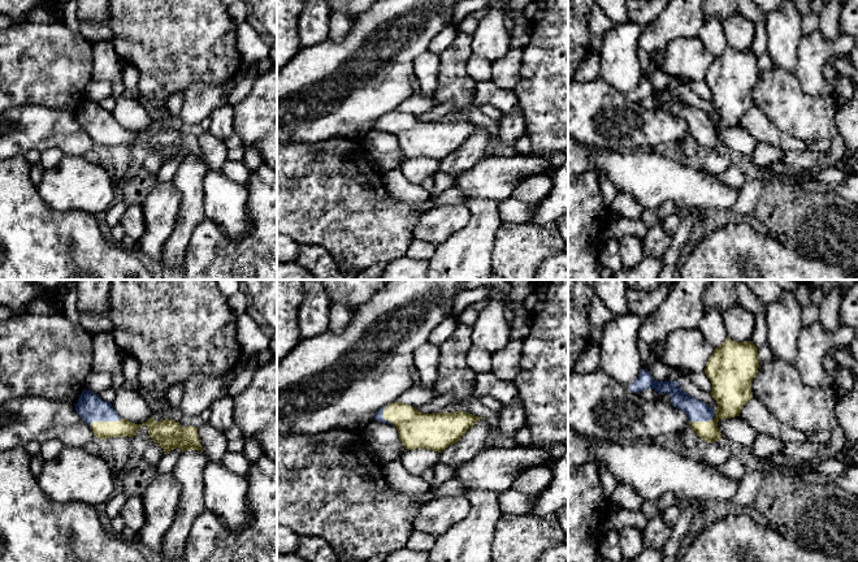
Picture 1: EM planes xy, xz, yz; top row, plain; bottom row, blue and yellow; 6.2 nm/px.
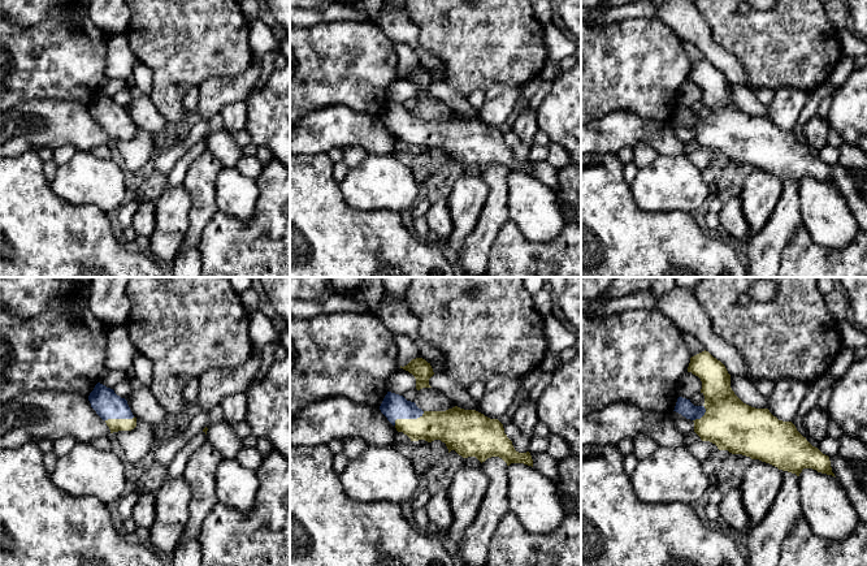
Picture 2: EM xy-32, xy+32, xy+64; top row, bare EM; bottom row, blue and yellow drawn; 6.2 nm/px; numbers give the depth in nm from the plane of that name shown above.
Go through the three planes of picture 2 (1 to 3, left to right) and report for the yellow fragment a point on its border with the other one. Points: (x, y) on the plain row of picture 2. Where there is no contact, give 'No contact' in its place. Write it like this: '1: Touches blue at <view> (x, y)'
1: Touches blue at xy-32 (118, 126)
2: Touches blue at xy+32 (407, 126)
3: Touches blue at xy+64 (702, 124)

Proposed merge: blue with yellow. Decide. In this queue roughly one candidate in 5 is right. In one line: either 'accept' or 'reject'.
accept

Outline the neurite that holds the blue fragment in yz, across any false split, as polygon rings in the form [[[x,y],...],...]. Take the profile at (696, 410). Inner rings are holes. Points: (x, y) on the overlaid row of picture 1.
[[[729,337],[714,350],[705,373],[712,384],[711,395],[718,403],[714,411],[707,403],[685,393],[679,381],[656,381],[647,369],[641,369],[629,389],[640,393],[655,389],[667,393],[673,407],[682,410],[690,428],[703,441],[723,438],[718,428],[719,419],[740,416],[744,406],[753,398],[751,381],[759,368],[758,347],[751,342],[734,342]]]

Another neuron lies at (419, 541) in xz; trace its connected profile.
[[[413,529],[406,546],[415,550],[415,552],[429,553],[429,550],[434,545],[434,542],[436,542],[434,536]]]

